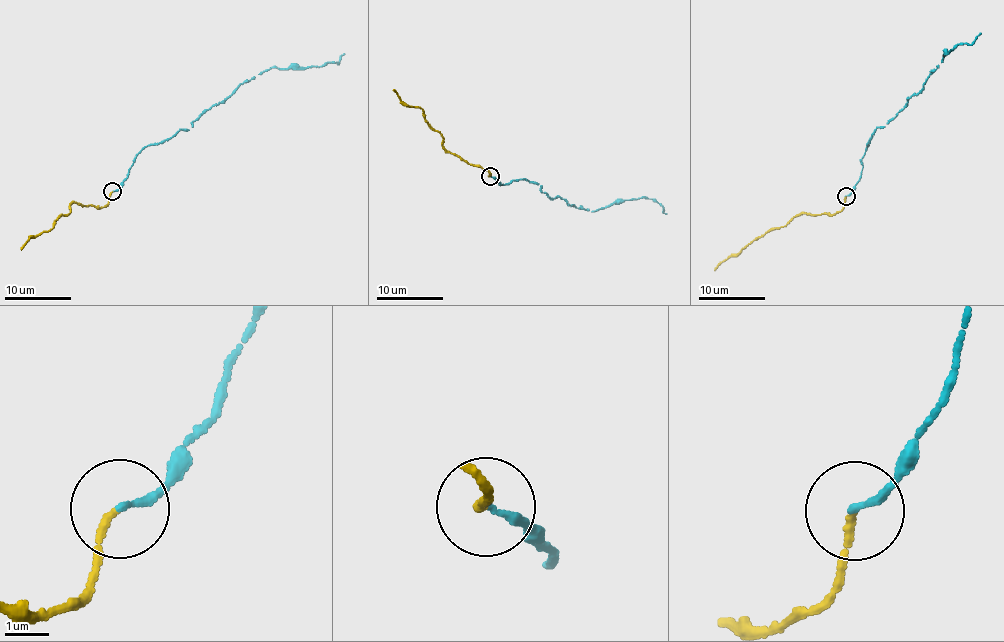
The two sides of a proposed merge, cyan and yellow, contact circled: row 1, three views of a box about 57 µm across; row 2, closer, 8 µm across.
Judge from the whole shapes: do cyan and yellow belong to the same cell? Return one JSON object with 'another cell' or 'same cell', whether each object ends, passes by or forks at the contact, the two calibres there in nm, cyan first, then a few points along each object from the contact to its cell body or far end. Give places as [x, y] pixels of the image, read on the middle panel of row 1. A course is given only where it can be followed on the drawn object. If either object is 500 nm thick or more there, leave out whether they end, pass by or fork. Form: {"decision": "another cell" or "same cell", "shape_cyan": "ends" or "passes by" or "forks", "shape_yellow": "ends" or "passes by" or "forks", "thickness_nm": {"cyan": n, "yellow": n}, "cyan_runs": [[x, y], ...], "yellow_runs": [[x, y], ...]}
{"decision": "same cell", "shape_cyan": "ends", "shape_yellow": "ends", "thickness_nm": {"cyan": 140, "yellow": 140}, "cyan_runs": [[489, 176], [500, 185], [535, 181], [550, 198], [562, 197], [588, 211], [648, 197], [655, 199], [666, 214]], "yellow_runs": [[489, 176], [487, 170], [467, 164], [445, 149], [442, 138], [429, 129], [422, 109], [402, 104], [394, 89]]}

